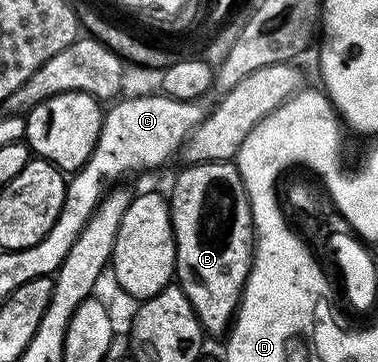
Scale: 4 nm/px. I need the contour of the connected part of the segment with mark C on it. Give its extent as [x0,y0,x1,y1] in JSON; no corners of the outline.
[59,93,205,245]

